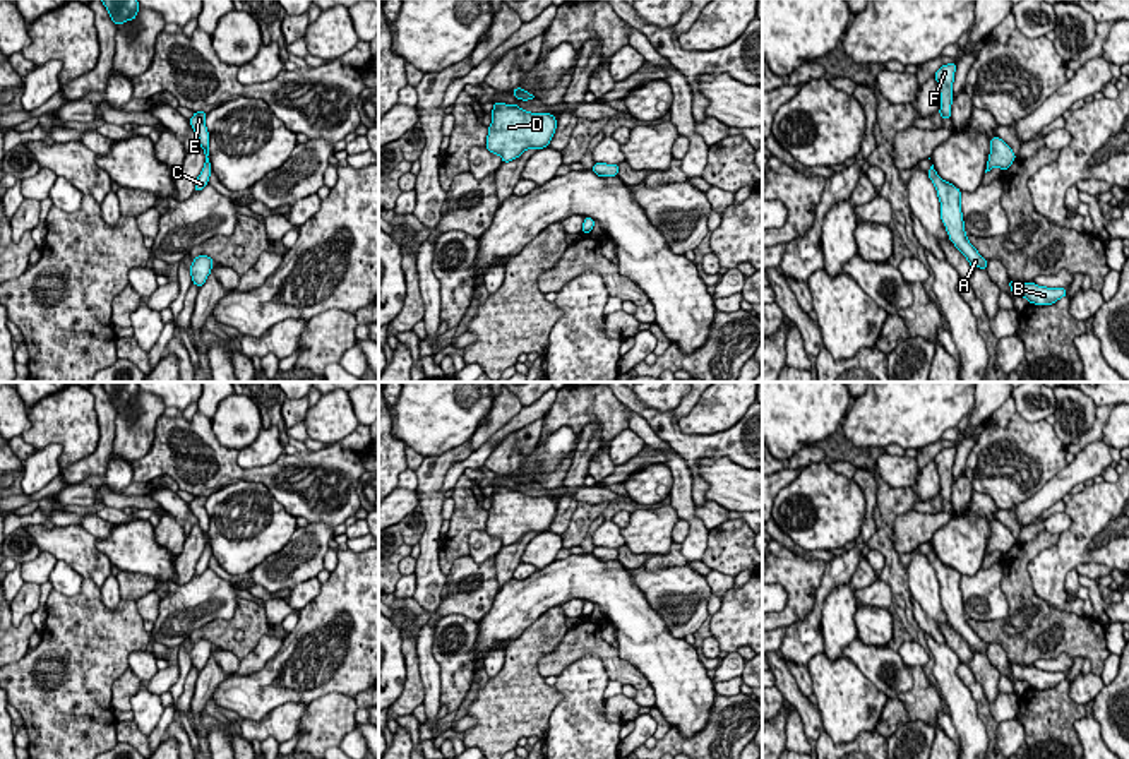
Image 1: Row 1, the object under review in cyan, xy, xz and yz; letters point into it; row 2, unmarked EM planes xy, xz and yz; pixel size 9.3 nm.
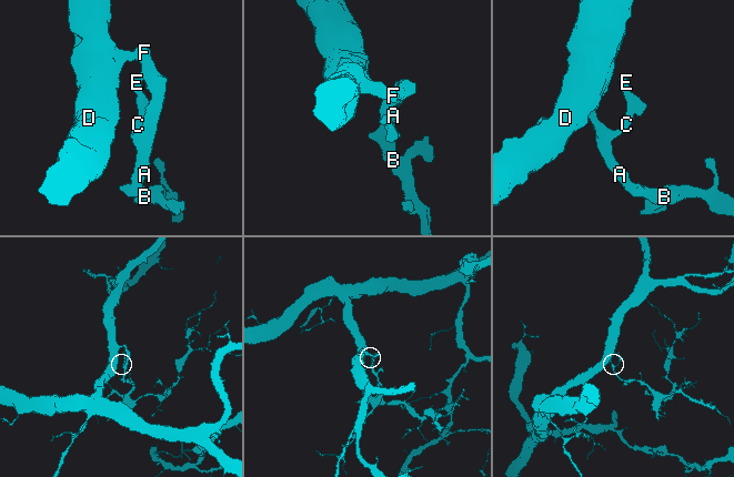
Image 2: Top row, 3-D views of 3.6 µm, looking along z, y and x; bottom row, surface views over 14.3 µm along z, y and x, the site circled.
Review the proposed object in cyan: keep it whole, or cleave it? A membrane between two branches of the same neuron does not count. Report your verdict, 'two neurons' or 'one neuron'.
one neuron

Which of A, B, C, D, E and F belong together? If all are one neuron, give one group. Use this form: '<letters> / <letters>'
A B C D E F

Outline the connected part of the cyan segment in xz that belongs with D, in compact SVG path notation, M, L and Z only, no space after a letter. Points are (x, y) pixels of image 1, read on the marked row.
M493 103L485 147L509 163L526 149L548 147L555 128L557 118L552 113L531 113L517 105Z

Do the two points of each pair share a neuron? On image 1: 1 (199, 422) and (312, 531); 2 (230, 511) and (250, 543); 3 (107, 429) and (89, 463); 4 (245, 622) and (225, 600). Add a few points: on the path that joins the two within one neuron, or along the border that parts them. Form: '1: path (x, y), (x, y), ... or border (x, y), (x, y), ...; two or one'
1: border (309, 521), (324, 521), (333, 528); two
2: path (238, 519), (244, 525), (244, 535); one
3: path (107, 437), (105, 448), (98, 454); one
4: border (238, 597), (228, 619), (211, 619), (197, 629); two

